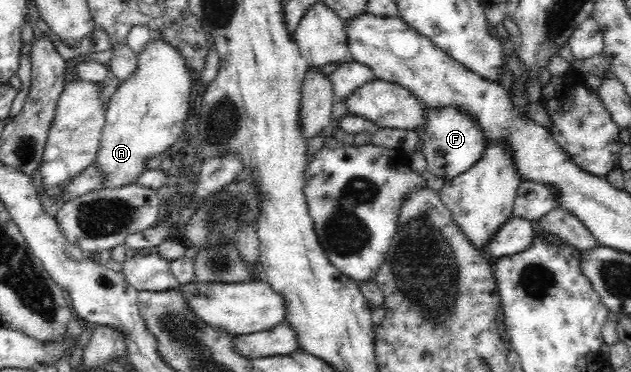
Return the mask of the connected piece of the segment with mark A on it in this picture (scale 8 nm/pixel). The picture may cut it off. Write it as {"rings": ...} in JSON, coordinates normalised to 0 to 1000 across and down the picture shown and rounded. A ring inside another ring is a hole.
{"rings":[[[238,86],[239,102],[230,118],[222,140],[217,140],[217,188],[195,220],[190,220],[185,231],[185,242],[181,245],[176,263],[171,272],[168,288],[168,323],[163,339],[162,371],[160,371],[160,401],[155,406],[154,427],[149,433],[147,444],[154,444],[155,454],[162,462],[163,497],[162,508],[182,508],[184,503],[203,500],[204,495],[214,492],[217,470],[227,468],[233,454],[235,427],[246,425],[249,417],[258,411],[265,403],[274,384],[277,384],[284,368],[288,363],[288,347],[293,336],[300,333],[293,315],[296,315],[296,293],[300,293],[300,255],[303,255],[304,228],[309,220],[306,204],[300,194],[300,183],[295,180],[295,167],[287,153],[287,145],[263,113],[258,102],[250,99],[249,89]]]}

